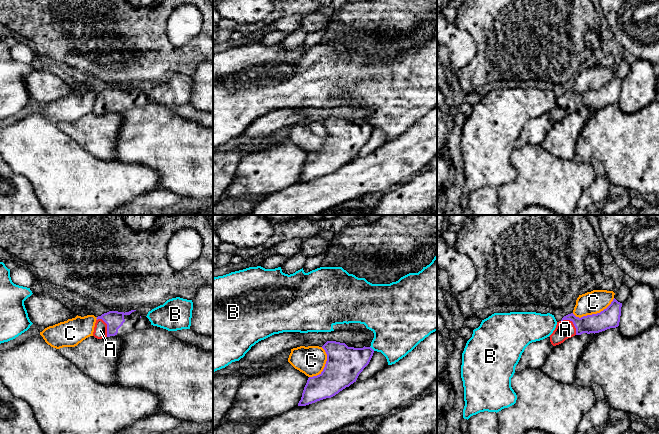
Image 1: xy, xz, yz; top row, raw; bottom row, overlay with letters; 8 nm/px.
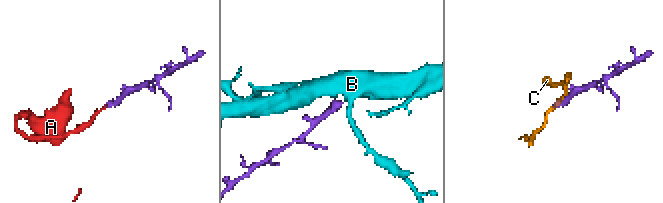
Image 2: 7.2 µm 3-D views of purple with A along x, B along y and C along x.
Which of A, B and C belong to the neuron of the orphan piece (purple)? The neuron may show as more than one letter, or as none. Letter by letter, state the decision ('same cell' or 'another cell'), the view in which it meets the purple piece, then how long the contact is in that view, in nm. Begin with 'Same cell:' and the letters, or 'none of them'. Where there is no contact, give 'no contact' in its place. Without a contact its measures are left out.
Same cell: A
A: same cell; meets purple in yz; contact 170 nm long
B: another cell; meets purple in xz; contact 50 nm long
C: another cell; meets purple in yz; contact 360 nm long

